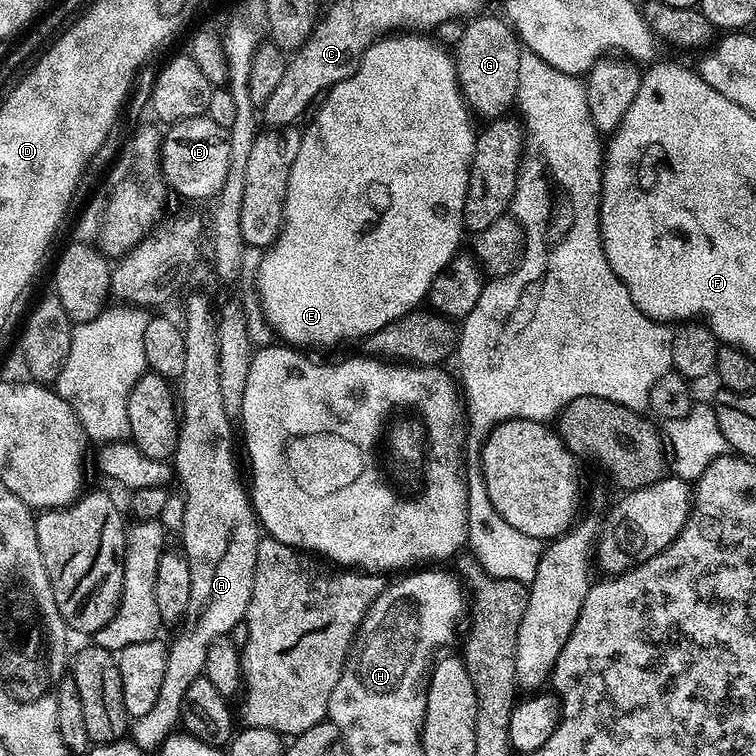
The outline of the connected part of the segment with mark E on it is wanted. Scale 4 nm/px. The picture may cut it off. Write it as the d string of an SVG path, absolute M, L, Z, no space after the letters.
M389 34L376 44L371 44L364 51L356 69L345 80L328 89L322 106L315 109L314 115L316 117L309 122L308 129L303 129L298 158L294 158L294 166L290 166L284 199L284 224L271 248L260 257L255 291L260 299L264 319L281 341L292 346L309 344L312 348L320 348L323 344L340 344L343 340L363 341L382 330L382 326L402 318L419 305L416 304L419 300L423 301L427 297L434 278L438 278L438 274L451 265L452 258L459 249L456 247L460 244L460 235L465 235L466 232L464 203L477 133L474 128L472 132L472 124L468 121L470 109L460 95L455 59L447 47L424 34Z

